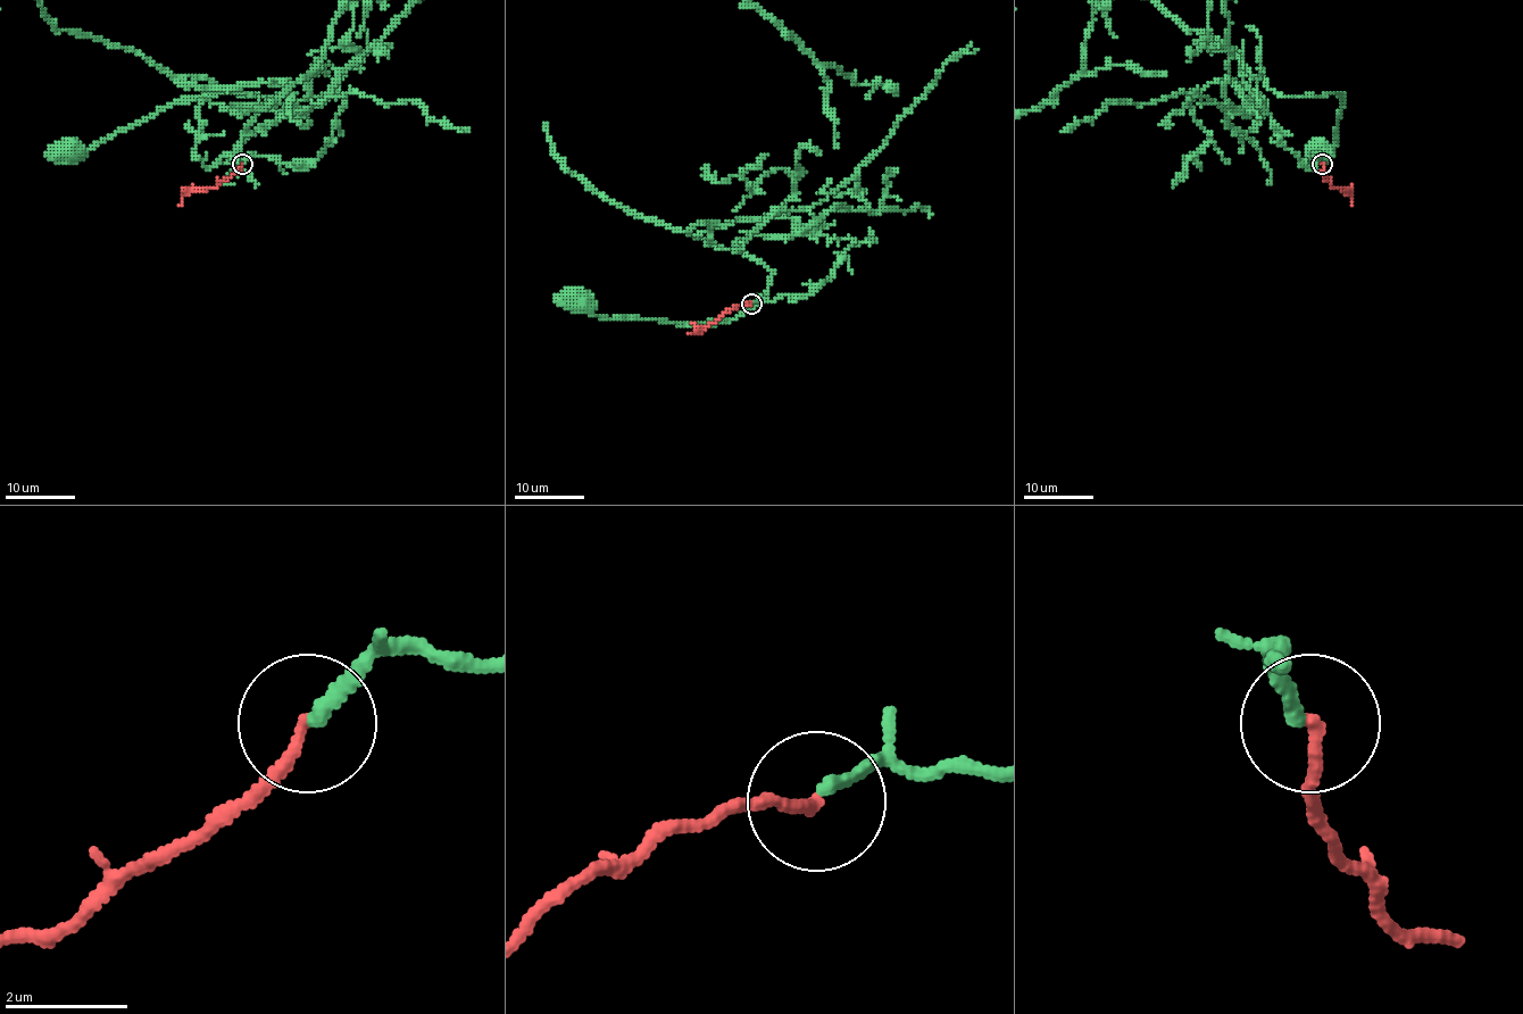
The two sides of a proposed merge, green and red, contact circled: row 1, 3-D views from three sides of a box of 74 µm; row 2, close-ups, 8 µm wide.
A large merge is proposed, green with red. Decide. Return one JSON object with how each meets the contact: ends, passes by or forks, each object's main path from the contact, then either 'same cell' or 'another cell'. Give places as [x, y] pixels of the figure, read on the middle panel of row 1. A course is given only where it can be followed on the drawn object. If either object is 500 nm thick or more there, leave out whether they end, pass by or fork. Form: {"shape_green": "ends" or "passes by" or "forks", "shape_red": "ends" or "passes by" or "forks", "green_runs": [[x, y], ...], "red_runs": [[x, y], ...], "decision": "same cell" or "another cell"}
{"shape_green": "ends", "shape_red": "ends", "green_runs": [[751, 302], [809, 296], [852, 240], [787, 215], [697, 224], [772, 273], [734, 318], [601, 318], [576, 301]], "red_runs": [[751, 305], [739, 305], [689, 334]], "decision": "same cell"}

